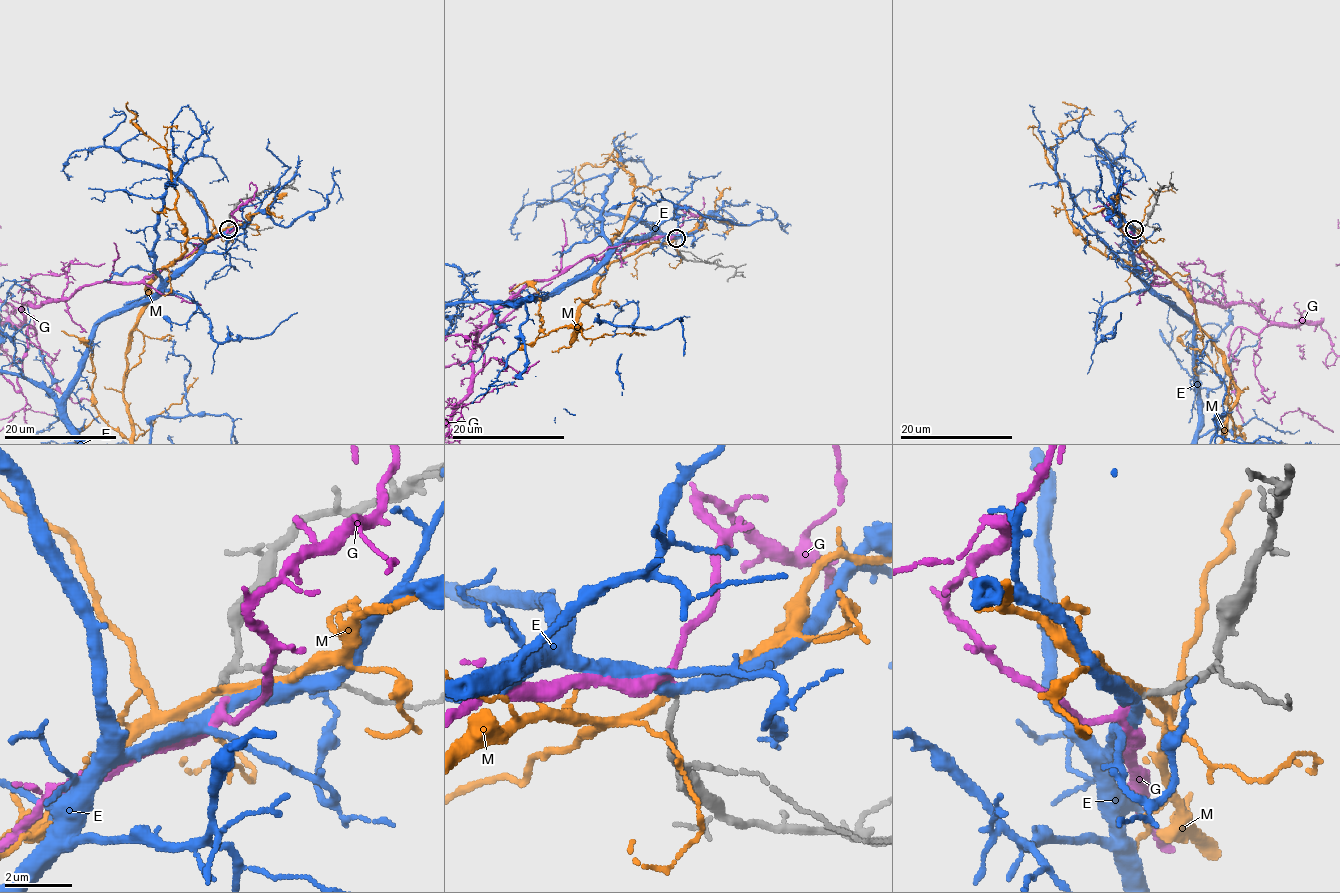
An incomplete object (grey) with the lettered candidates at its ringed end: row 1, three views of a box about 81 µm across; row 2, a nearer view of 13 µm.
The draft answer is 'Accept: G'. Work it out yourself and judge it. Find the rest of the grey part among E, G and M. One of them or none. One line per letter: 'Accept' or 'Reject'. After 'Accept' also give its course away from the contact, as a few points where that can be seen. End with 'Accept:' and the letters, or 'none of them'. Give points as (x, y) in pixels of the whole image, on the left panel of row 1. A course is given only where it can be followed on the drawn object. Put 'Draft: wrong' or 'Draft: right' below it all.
E: Reject
G: Accept
M: Reject
Accept: G
Draft: right

